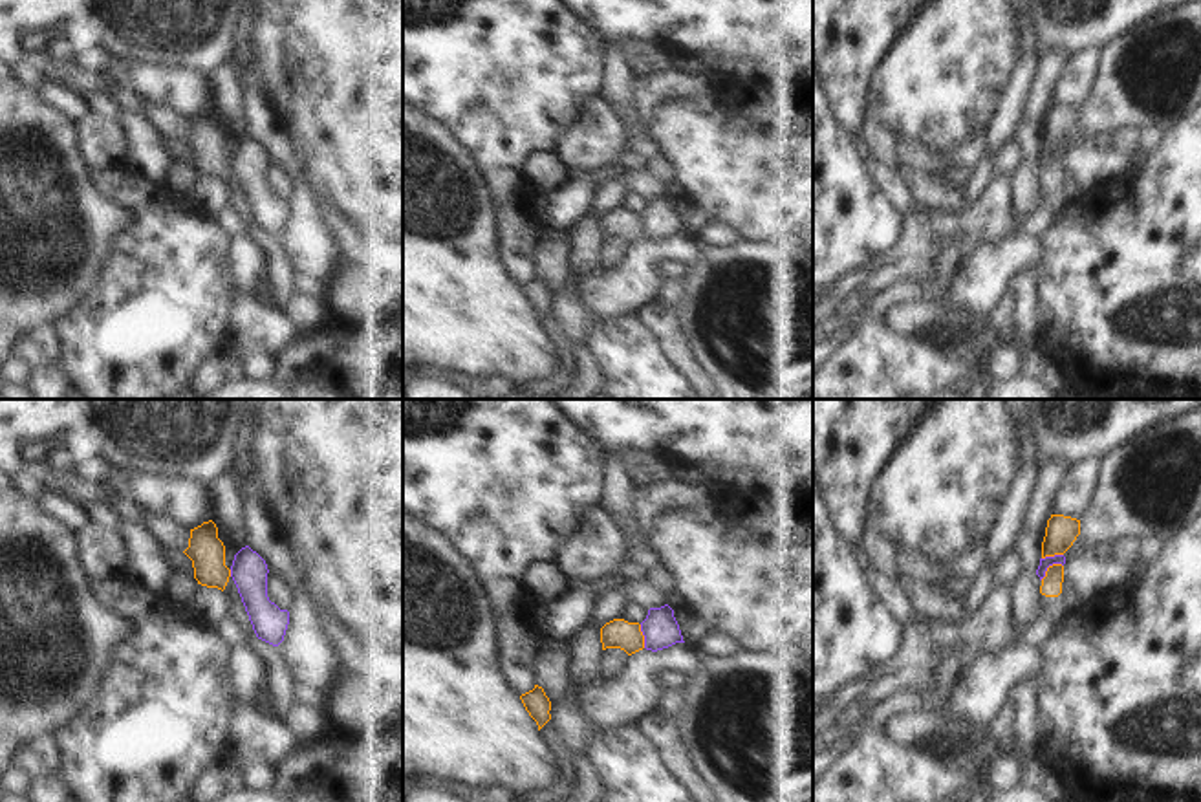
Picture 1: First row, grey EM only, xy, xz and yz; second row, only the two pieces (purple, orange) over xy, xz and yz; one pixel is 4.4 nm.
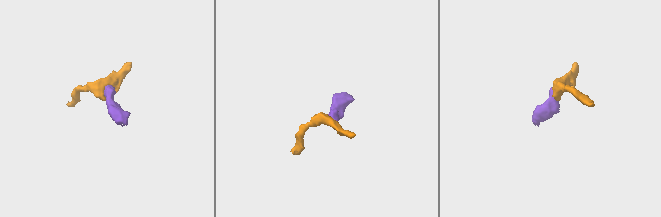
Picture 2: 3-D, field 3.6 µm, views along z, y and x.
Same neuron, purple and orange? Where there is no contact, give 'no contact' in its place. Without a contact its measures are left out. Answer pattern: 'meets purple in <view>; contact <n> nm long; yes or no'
meets purple in yz; contact 120 nm long; no

